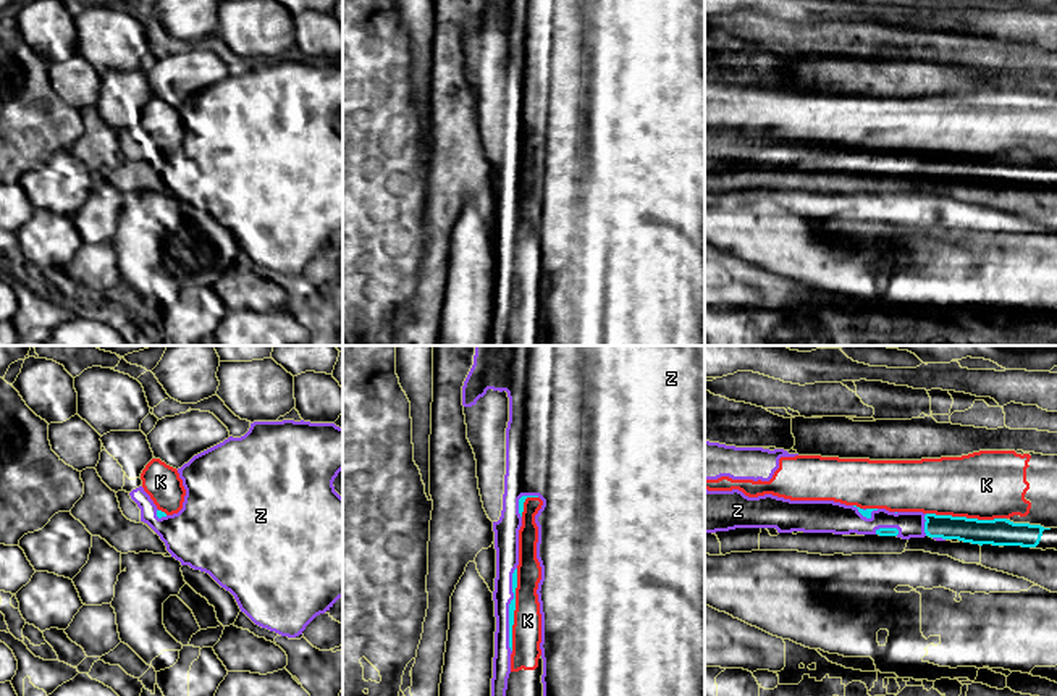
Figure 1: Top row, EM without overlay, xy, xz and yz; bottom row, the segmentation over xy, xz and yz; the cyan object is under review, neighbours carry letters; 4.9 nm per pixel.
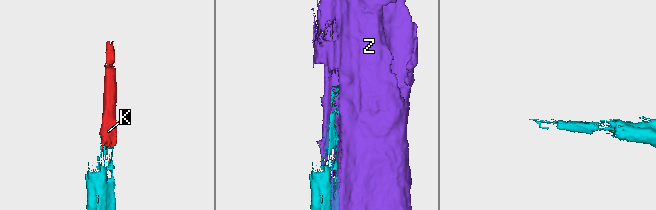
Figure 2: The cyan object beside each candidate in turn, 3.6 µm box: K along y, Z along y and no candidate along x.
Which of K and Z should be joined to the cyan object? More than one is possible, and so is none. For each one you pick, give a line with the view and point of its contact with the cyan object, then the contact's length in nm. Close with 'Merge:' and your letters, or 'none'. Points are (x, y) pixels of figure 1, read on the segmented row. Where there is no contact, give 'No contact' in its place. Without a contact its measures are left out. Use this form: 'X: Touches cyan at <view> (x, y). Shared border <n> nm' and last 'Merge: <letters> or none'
Merge: none

